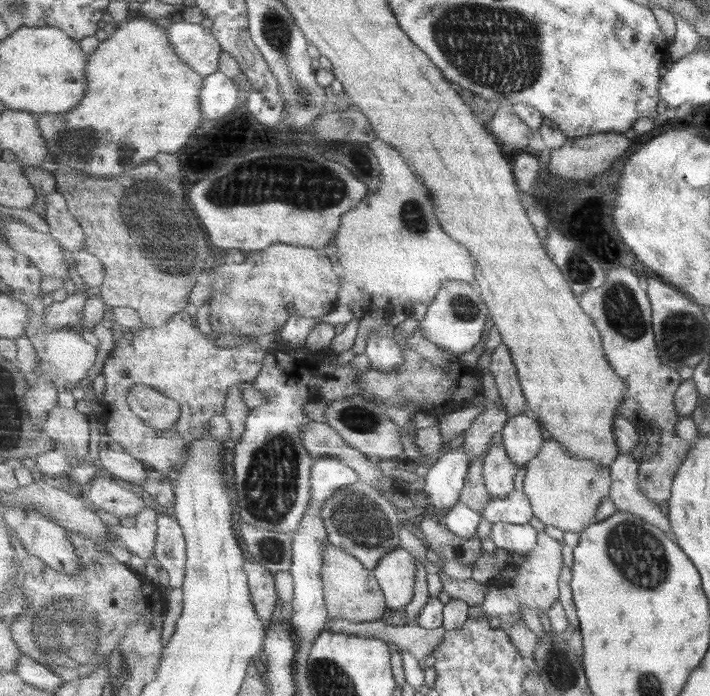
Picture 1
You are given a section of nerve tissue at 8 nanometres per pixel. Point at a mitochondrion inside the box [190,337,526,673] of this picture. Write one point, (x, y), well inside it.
(271, 484)

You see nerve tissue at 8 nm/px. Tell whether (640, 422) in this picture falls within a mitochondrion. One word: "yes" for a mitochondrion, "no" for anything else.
no

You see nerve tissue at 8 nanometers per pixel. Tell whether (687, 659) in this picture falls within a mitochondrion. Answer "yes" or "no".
no

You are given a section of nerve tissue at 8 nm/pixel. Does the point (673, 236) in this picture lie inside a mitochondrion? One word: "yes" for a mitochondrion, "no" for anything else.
no

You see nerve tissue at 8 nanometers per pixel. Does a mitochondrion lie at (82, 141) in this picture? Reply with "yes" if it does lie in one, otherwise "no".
yes

